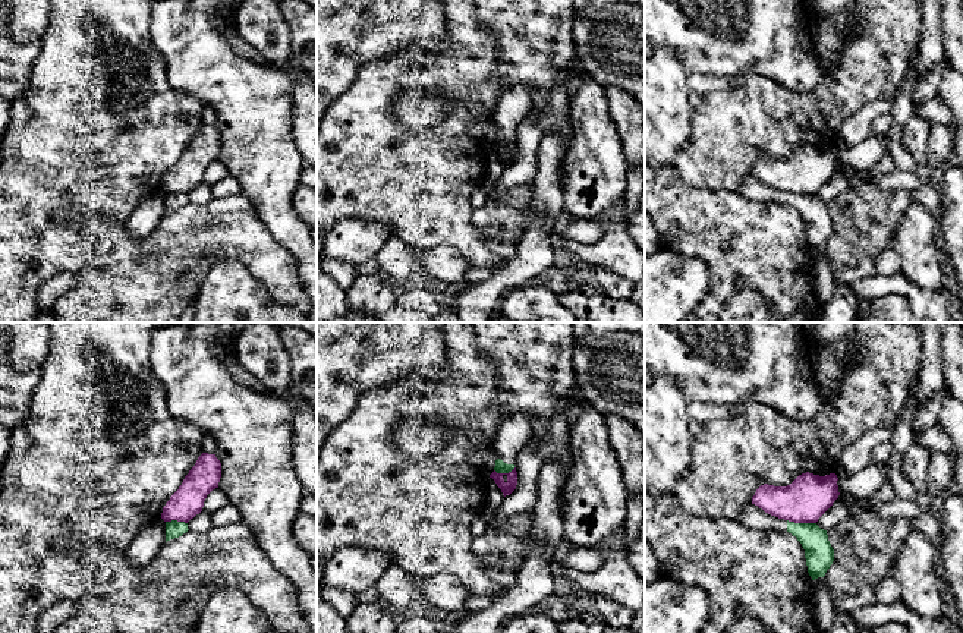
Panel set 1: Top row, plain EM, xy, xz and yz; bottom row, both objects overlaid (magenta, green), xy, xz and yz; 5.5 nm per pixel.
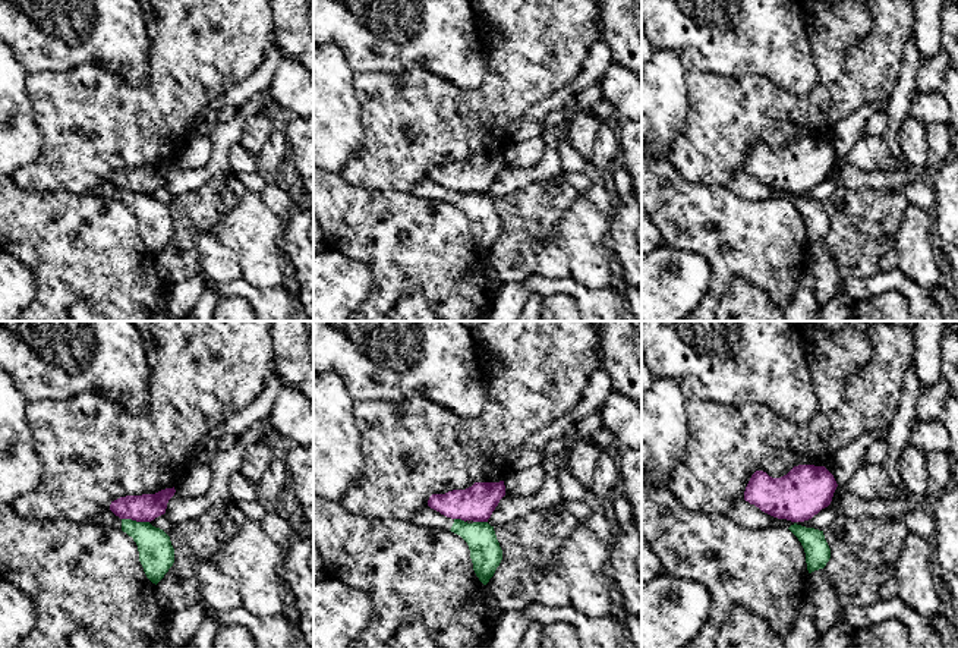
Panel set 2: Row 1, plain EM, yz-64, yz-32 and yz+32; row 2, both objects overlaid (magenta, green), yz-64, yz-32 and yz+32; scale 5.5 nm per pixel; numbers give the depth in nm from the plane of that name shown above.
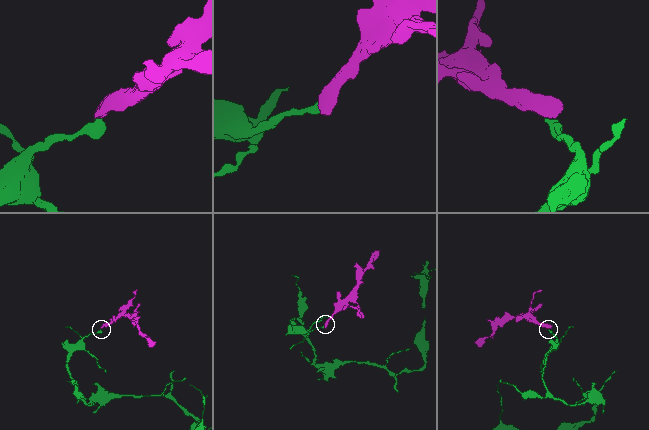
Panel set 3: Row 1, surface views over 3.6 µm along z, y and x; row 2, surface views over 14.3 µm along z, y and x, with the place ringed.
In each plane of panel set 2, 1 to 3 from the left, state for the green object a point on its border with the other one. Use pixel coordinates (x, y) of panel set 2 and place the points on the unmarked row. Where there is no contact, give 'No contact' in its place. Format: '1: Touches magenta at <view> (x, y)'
1: Touches magenta at yz-64 (135, 191)
2: Touches magenta at yz-32 (481, 192)
3: No contact

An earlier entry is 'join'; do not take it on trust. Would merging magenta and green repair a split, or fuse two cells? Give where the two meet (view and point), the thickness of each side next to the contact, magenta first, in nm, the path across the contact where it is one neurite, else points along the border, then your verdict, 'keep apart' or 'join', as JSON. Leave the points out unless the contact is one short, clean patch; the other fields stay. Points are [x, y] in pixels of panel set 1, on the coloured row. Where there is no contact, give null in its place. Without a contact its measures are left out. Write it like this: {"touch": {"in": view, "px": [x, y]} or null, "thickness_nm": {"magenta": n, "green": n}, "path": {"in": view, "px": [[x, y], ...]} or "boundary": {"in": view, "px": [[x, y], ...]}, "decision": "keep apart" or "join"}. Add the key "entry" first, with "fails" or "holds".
{"entry": "fails", "touch": {"in": "yz", "px": [802, 522]}, "thickness_nm": {"magenta": 240, "green": 160}, "boundary": {"in": "yz", "px": [[787, 519], [815, 523]]}, "decision": "keep apart"}

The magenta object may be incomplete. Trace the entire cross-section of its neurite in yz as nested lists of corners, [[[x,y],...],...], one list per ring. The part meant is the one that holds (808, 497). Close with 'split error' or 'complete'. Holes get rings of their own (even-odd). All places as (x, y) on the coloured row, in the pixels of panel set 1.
[[[799,475],[787,486],[764,484],[752,497],[752,504],[765,513],[794,523],[816,523],[838,498],[837,475]]] | complete

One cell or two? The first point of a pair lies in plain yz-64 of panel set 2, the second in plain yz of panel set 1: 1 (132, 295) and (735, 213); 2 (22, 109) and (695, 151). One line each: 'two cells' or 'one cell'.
1: one cell
2: two cells

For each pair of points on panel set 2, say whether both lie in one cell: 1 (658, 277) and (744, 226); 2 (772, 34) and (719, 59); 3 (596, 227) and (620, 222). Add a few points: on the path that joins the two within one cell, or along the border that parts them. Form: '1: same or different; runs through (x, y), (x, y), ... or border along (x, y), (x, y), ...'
1: different; border along (664, 245), (699, 252), (709, 266), (709, 286)
2: same; runs through (759, 34), (744, 34), (733, 46)
3: different; border along (610, 220), (611, 230)

